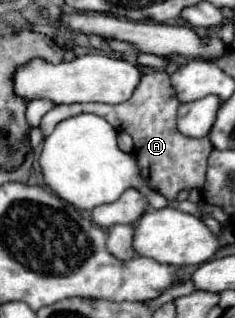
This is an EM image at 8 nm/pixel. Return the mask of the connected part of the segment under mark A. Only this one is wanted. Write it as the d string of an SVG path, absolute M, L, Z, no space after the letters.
M155 71L143 77L139 89L135 89L131 101L119 105L103 105L103 103L73 103L73 105L55 105L49 113L43 115L39 129L47 137L63 119L93 113L109 121L117 131L125 131L133 137L133 155L137 159L139 175L153 189L163 193L167 199L175 201L177 193L187 189L203 189L207 175L207 157L215 149L209 139L191 139L179 133L175 127L179 99L171 85L171 79L165 71Z

